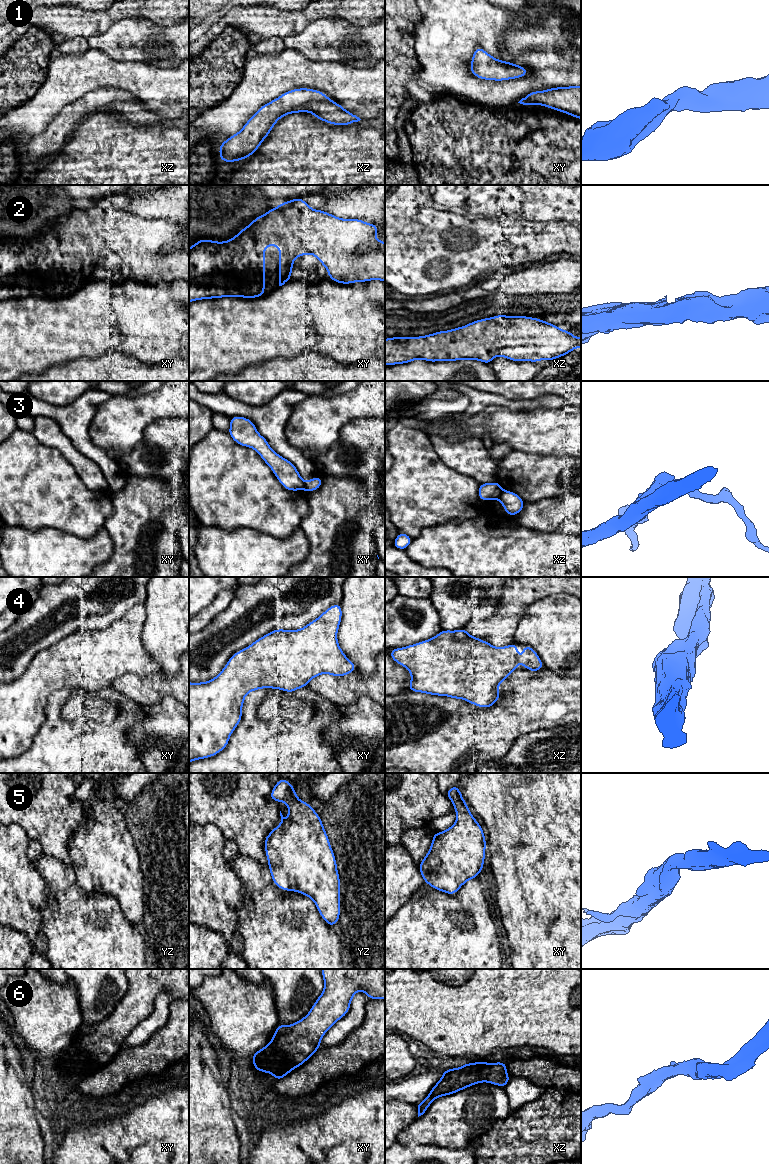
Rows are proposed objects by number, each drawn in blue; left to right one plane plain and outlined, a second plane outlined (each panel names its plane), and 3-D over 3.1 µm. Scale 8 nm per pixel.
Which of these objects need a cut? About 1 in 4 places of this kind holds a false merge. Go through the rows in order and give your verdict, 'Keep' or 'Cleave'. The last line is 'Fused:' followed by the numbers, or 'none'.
1: Keep
2: Keep
3: Cleave
4: Keep
5: Keep
6: Keep
Fused: 3

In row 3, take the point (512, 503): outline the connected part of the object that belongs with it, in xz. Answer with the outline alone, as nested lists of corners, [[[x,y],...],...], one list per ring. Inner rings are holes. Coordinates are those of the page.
[[[502,490],[498,500],[501,501],[506,514],[509,516],[519,514],[523,510],[525,504],[518,494],[508,490]]]

